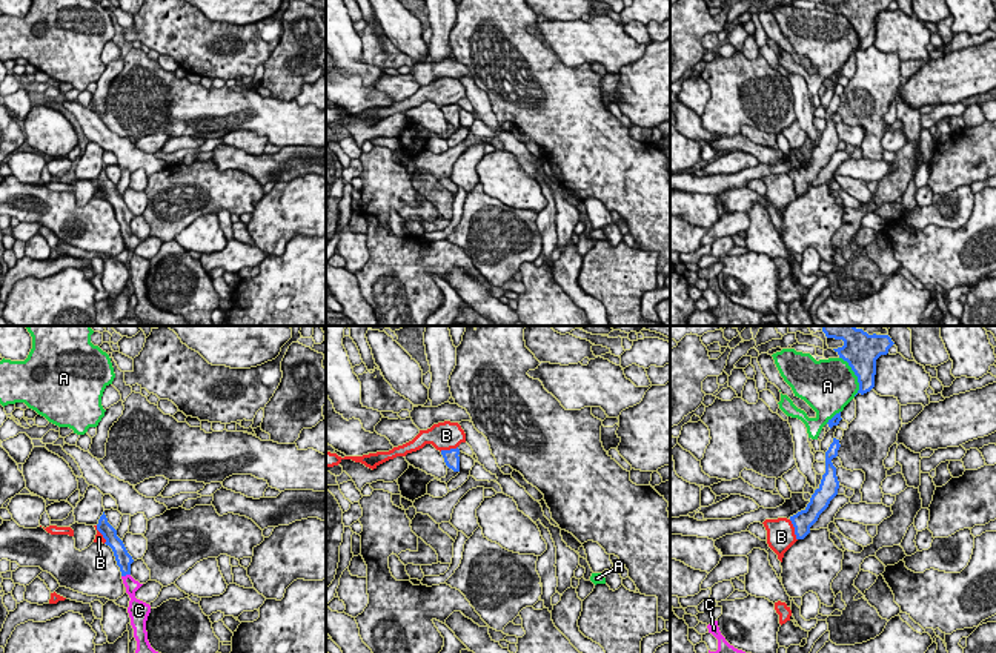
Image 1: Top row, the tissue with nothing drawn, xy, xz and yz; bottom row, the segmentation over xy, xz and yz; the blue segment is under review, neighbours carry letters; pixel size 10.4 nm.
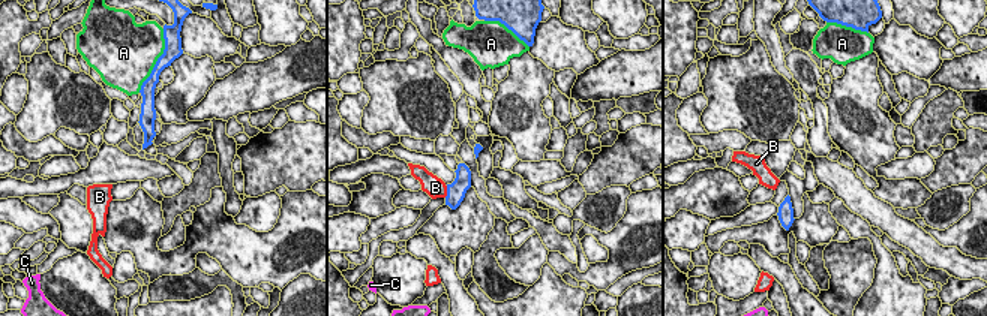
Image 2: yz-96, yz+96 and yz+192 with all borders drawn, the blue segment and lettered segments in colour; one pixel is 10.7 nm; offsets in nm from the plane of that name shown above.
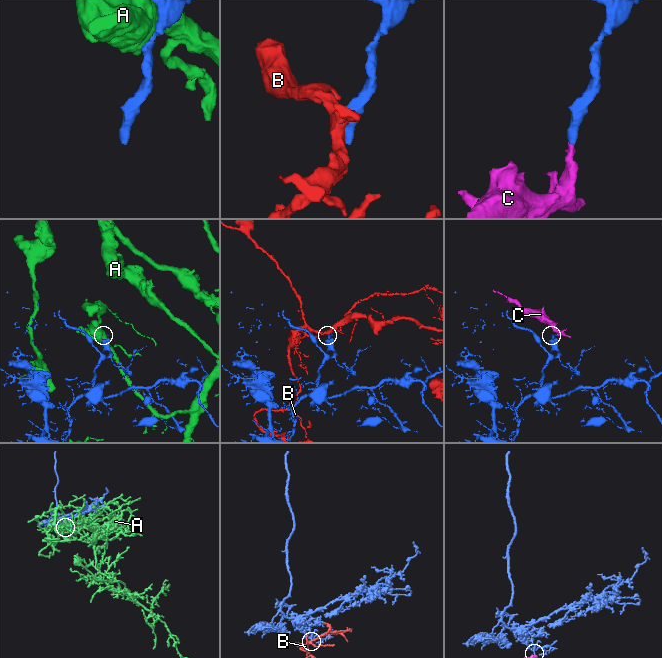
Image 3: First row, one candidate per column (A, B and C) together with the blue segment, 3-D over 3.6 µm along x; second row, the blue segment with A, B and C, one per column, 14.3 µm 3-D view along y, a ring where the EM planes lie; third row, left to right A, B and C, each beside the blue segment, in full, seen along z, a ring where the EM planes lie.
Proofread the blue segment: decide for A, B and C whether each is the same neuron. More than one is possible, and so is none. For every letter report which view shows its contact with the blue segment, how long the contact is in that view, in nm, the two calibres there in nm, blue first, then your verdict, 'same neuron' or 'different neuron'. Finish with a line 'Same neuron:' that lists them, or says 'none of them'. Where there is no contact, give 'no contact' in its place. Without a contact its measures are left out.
A: contact in yz; length 440 nm; calibres 300 and 480 nm; different neuron
B: contact in yz; length 240 nm; calibres 200 and 300 nm; different neuron
C: contact in xy; length 100 nm; calibres 160 and 140 nm; same neuron
Same neuron: C

